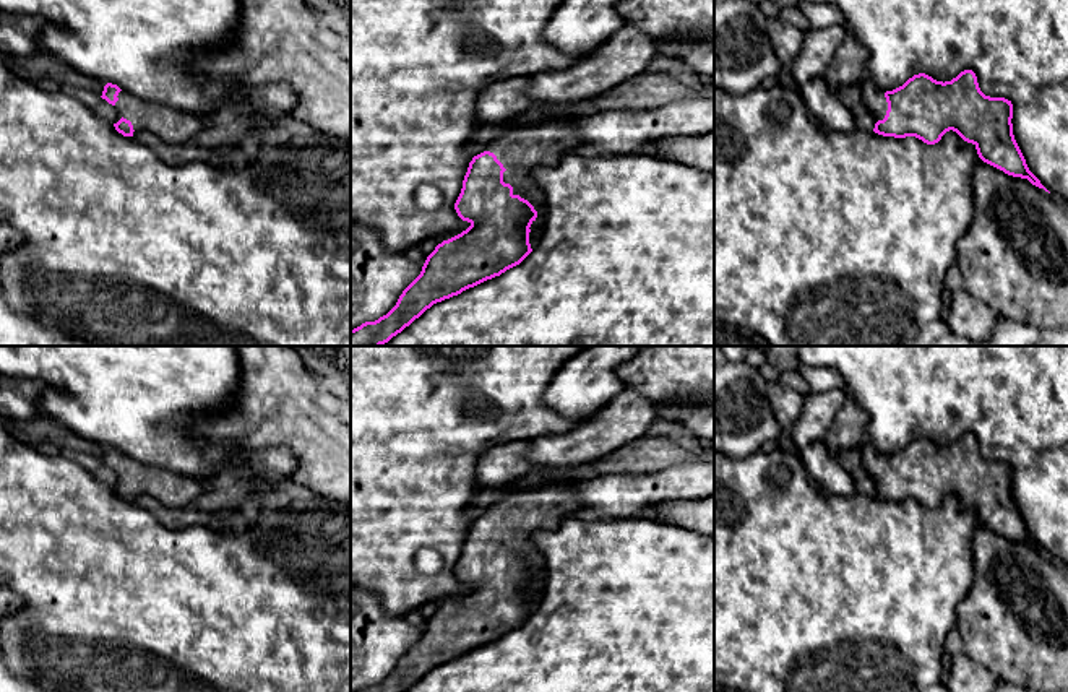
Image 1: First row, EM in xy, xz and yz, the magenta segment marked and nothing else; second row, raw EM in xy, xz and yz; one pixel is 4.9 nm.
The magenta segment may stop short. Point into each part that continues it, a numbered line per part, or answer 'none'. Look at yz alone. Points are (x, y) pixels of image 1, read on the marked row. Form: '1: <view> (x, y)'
1: yz (874, 98)

